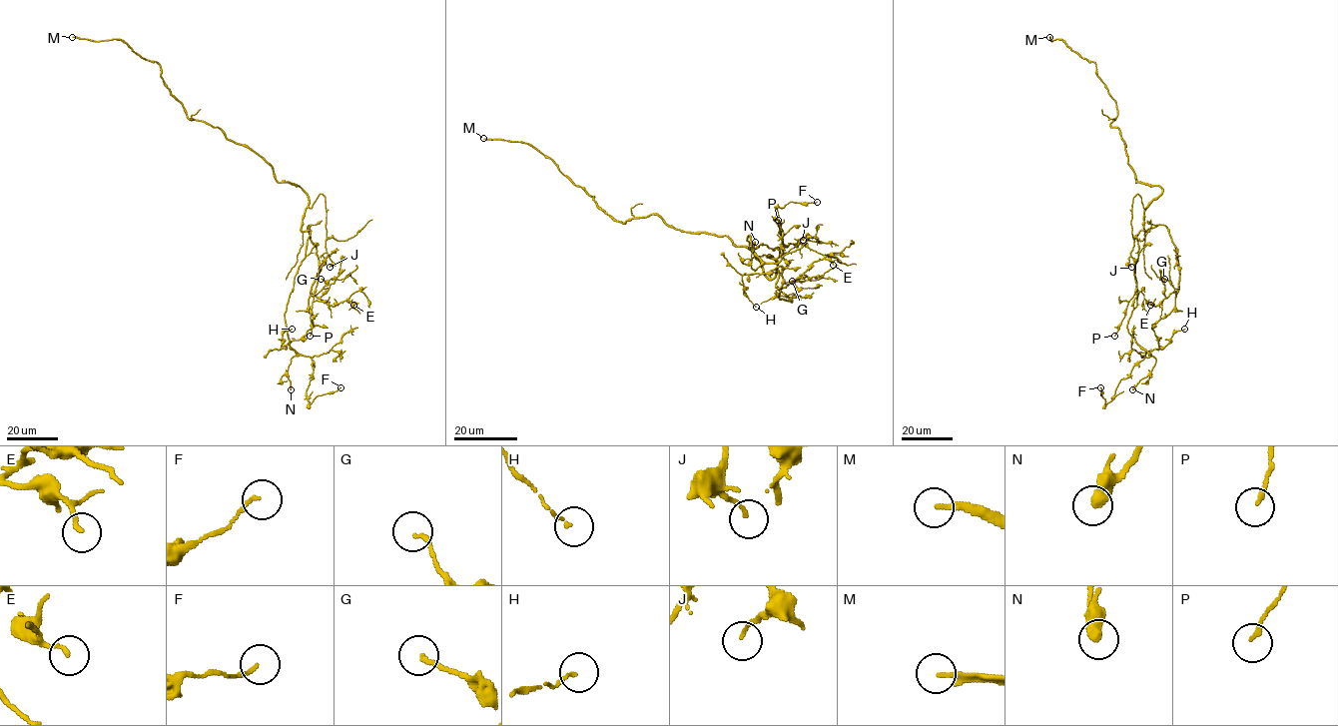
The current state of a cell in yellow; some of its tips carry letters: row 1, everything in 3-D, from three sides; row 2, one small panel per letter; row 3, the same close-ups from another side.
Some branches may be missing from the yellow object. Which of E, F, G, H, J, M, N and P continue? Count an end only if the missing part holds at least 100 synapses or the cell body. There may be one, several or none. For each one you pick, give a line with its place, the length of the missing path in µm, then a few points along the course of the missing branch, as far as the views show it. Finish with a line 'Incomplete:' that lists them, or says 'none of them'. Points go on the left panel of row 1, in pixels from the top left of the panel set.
M: (72, 37) | 140 µm
Incomplete: M

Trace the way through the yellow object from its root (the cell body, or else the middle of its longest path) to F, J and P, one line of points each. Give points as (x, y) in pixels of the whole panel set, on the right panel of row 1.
F: (1160, 187), (1143, 213), (1145, 231), (1137, 236), (1138, 295), (1127, 324), (1149, 356), (1105, 403), (1100, 387)
J: (1160, 187), (1162, 192), (1144, 208), (1138, 194), (1133, 199), (1130, 225), (1133, 247), (1128, 258), (1131, 267)
P: (1160, 187), (1162, 192), (1144, 208), (1138, 194), (1133, 199), (1133, 247), (1130, 255), (1137, 289), (1114, 336)

